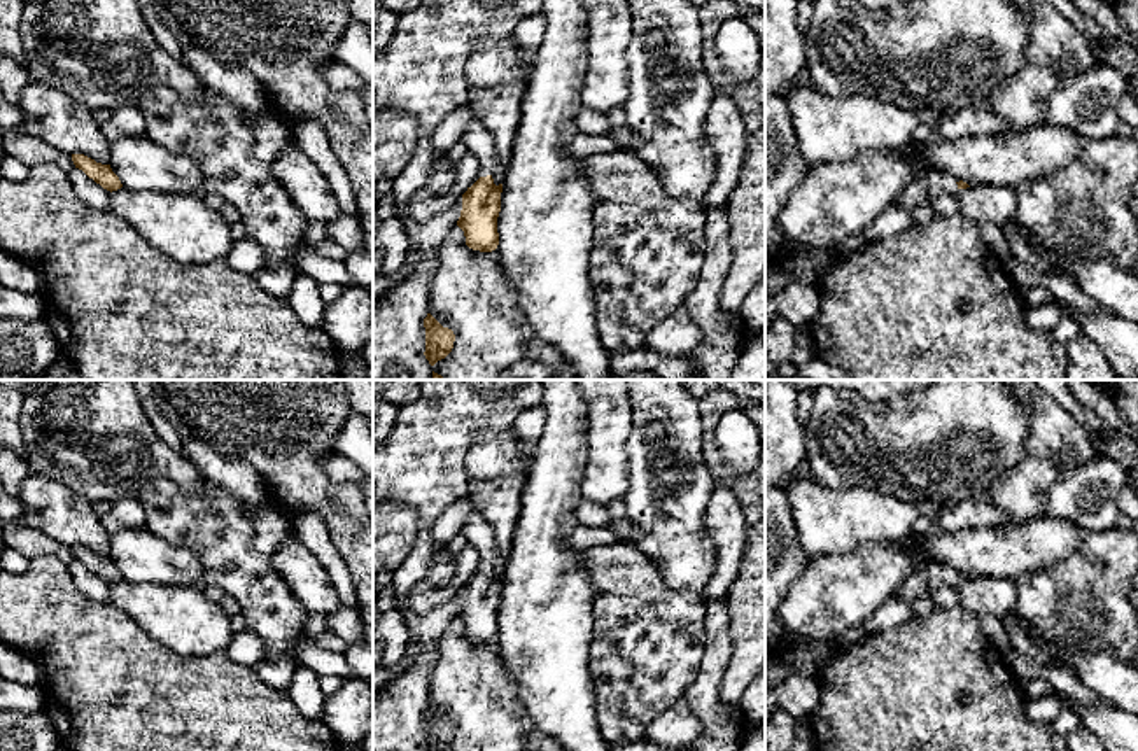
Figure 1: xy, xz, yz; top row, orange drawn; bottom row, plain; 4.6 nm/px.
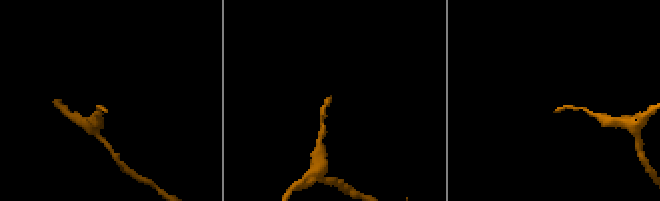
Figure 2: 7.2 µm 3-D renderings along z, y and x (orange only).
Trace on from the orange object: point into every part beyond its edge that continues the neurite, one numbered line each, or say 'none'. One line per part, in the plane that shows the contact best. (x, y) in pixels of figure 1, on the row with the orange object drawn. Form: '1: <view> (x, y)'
1: xz (478, 140)

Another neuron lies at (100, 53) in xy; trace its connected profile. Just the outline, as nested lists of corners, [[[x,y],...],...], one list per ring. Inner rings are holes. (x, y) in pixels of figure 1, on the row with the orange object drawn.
[[[137,0],[23,4],[19,35],[30,79],[63,91],[93,112],[137,105],[156,86],[168,86],[194,102],[205,93],[187,65],[156,42]]]

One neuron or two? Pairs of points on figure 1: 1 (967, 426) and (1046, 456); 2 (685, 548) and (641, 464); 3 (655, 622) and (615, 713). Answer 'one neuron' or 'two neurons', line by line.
1: two neurons
2: one neuron
3: one neuron

